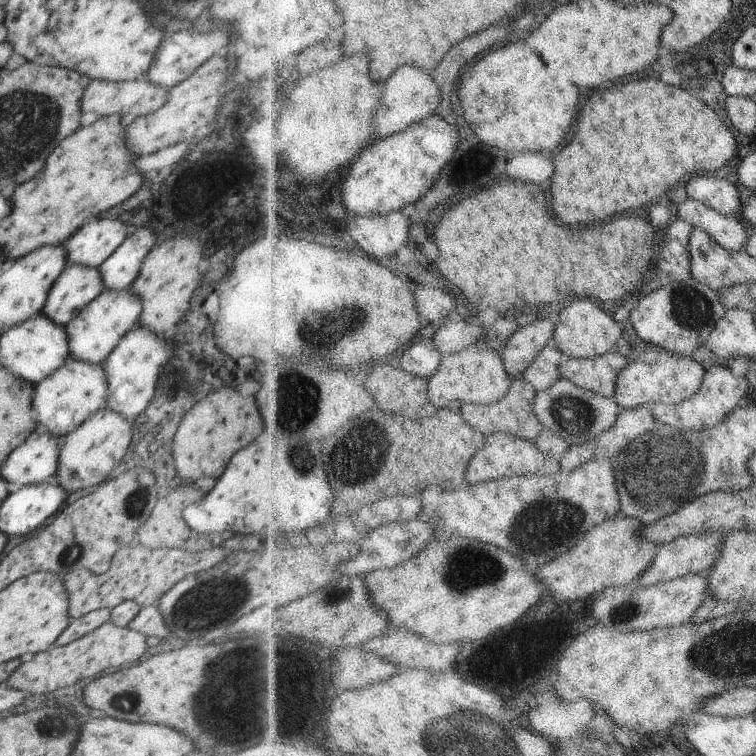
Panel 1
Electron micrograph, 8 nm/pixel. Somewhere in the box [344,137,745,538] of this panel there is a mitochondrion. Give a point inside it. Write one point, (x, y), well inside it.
(662, 471)

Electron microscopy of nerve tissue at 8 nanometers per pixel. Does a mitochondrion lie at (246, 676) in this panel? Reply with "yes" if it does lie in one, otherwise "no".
yes

